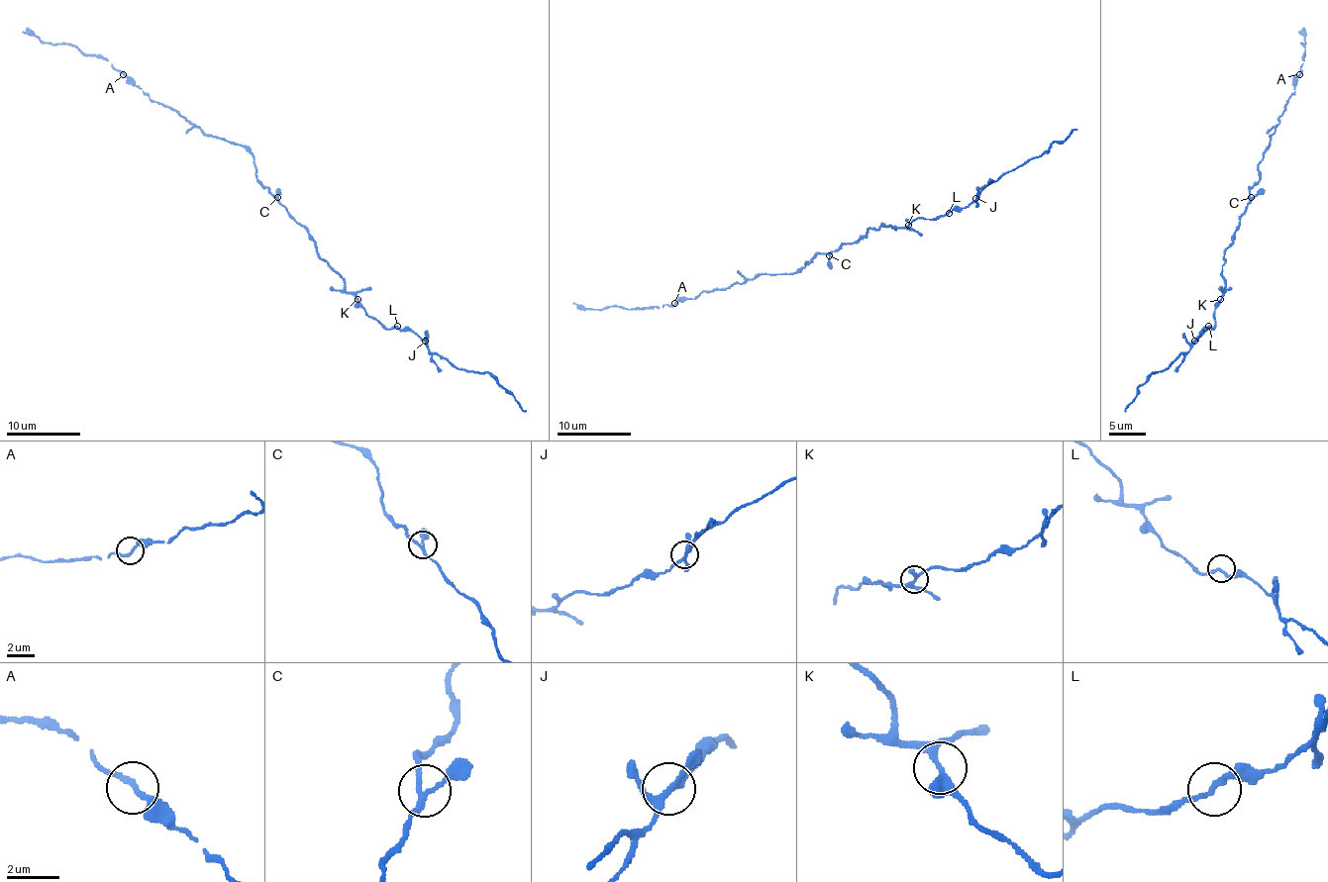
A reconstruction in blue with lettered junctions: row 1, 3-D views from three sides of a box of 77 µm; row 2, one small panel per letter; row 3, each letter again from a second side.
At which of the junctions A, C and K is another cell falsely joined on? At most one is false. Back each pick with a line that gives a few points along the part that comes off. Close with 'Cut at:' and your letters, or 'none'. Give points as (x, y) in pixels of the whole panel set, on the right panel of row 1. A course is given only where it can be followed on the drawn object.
Cut at: none

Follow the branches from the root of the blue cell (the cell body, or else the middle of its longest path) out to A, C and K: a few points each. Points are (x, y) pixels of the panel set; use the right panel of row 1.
A: (1244, 214), (1249, 188), (1259, 180), (1262, 153), (1295, 90), (1299, 74)
C: (1244, 214), (1251, 197)
K: (1244, 214), (1235, 231), (1235, 240), (1223, 256), (1225, 263), (1222, 267), (1222, 276), (1225, 287), (1220, 298)

